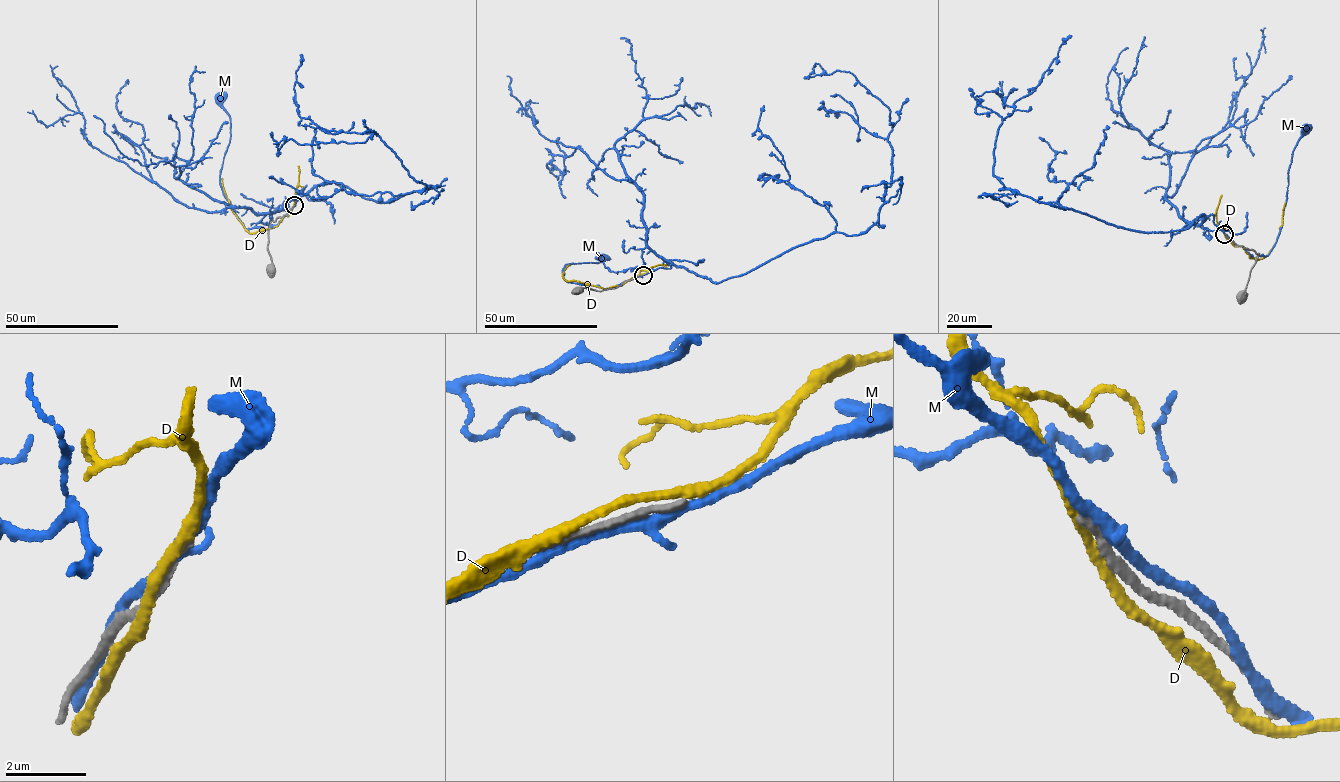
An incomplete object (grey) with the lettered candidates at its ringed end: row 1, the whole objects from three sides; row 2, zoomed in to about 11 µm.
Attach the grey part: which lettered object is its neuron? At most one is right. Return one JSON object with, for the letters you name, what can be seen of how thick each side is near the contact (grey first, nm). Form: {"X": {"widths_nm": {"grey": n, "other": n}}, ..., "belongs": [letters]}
{"belongs": []}

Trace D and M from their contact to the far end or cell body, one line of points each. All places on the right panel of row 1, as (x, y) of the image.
D: (1224, 234), (1229, 242), (1242, 247), (1250, 257), (1262, 258), (1268, 255), (1278, 235), (1285, 203)
M: (1225, 234), (1250, 255), (1268, 255), (1282, 223), (1291, 154), (1305, 128)

